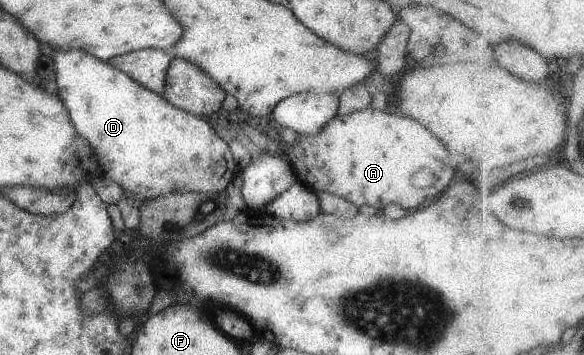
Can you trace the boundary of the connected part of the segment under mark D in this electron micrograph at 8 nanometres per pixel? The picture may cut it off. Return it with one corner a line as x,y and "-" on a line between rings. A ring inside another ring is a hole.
53,50
55,53
51,59
58,98
61,98
73,128
87,140
96,155
101,170
99,174
113,180
137,202
183,191
223,191
226,184
241,172
241,168
233,161
227,143
201,117
175,108
162,96
145,89
108,62
97,60
82,50

